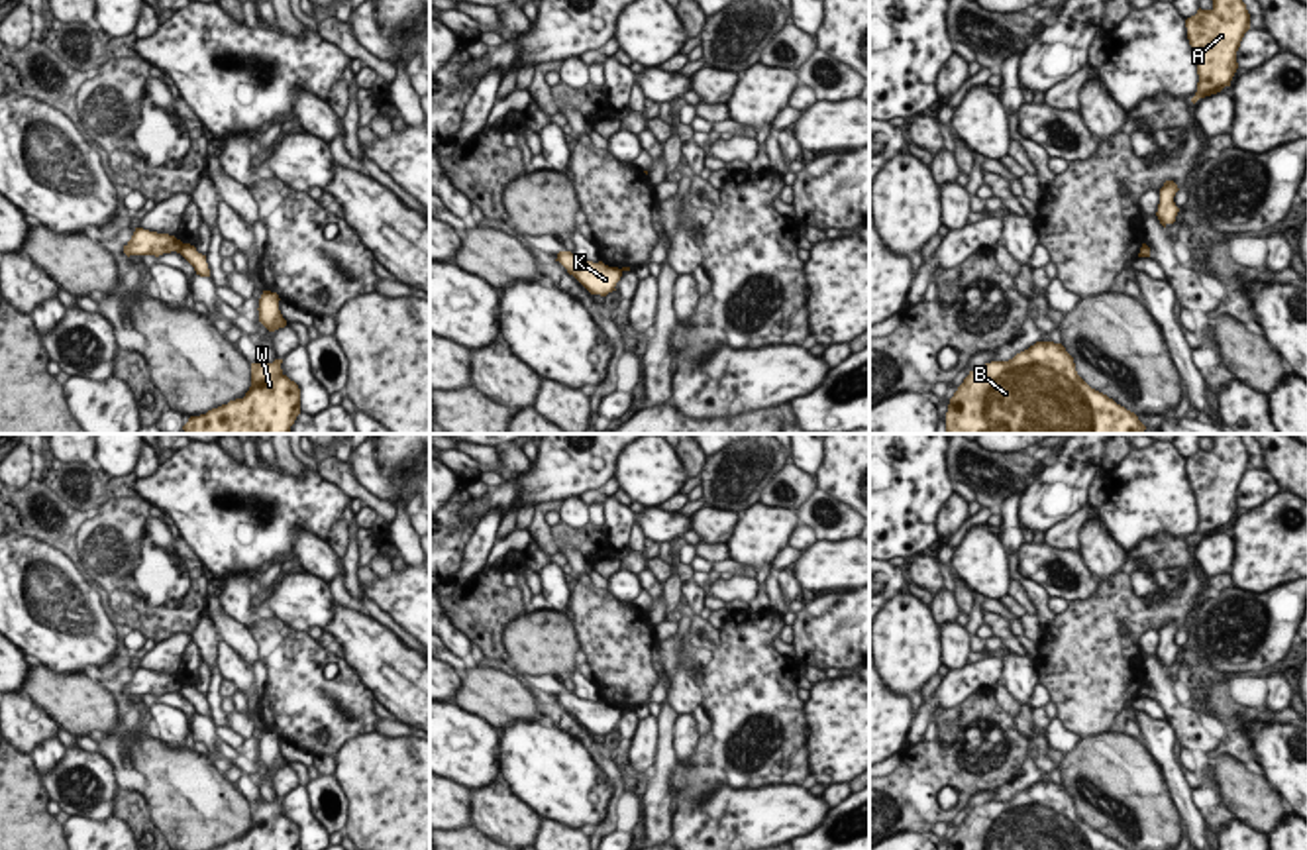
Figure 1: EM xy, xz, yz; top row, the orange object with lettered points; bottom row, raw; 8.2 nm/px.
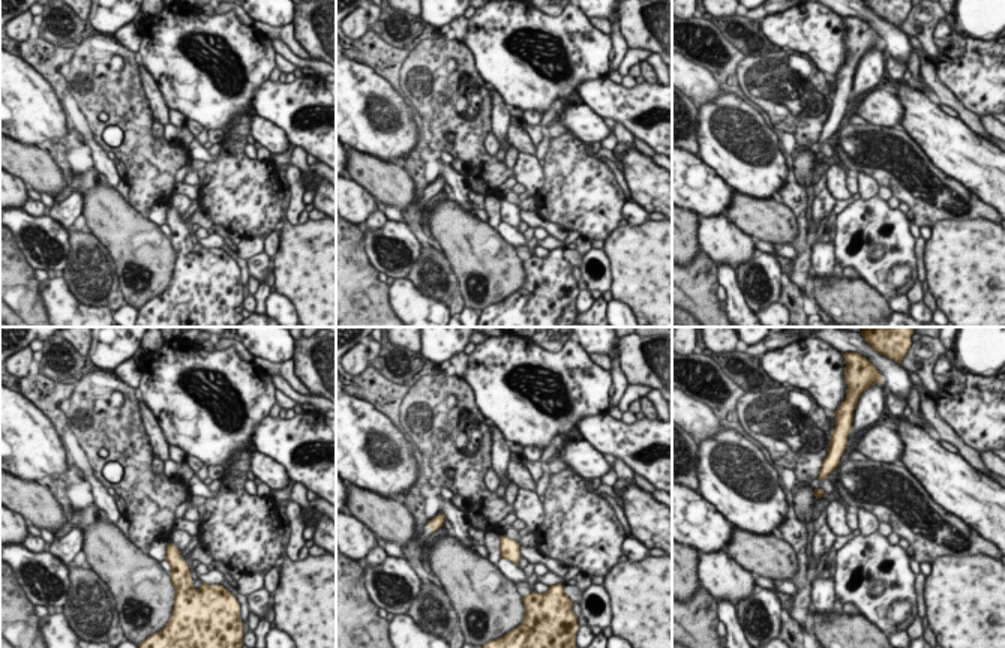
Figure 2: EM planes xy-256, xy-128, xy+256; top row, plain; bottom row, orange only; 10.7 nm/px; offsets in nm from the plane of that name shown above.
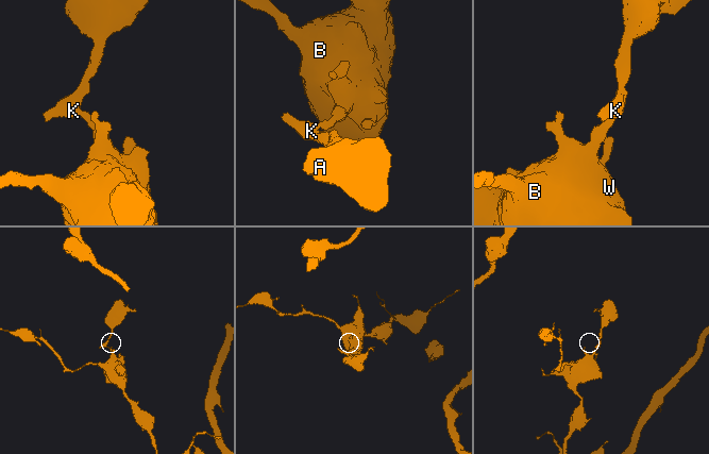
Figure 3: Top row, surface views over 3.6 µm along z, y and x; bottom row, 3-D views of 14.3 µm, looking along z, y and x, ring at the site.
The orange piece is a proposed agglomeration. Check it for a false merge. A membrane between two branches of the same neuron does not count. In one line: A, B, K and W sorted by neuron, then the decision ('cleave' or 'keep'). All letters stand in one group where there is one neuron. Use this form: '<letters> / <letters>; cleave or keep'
A K / B W; cleave

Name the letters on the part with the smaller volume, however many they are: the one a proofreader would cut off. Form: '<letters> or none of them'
A, K

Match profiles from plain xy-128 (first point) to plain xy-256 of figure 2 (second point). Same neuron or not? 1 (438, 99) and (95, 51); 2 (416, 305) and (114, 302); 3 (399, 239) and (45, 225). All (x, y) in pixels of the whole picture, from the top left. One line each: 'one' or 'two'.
1: one
2: two
3: one

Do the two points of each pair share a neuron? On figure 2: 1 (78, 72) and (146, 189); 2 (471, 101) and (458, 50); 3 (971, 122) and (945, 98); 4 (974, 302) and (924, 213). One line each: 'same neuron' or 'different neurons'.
1: same neuron
2: same neuron
3: same neuron
4: different neurons

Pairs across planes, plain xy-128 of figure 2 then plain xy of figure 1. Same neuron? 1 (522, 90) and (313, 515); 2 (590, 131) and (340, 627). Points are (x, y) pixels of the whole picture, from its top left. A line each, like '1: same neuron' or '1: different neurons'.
1: same neuron
2: different neurons

